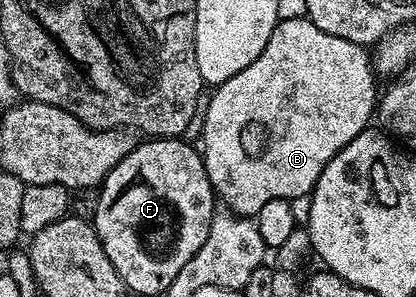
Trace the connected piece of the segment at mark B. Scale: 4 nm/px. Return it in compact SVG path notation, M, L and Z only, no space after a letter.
M307 16L298 17L297 19L285 19L284 21L279 20L275 25L269 43L265 43L265 51L261 51L258 59L253 63L249 63L249 67L245 67L245 71L237 71L237 75L233 75L233 79L218 85L212 92L215 94L212 97L210 94L206 98L205 108L201 113L203 119L201 156L205 163L205 171L209 175L211 185L215 188L218 200L222 204L224 201L227 204L224 206L230 212L238 213L240 217L254 218L255 214L261 211L261 207L265 207L265 203L269 203L269 199L281 199L282 197L288 199L296 199L295 197L306 198L314 189L321 171L325 171L329 159L333 159L333 155L337 155L337 151L341 151L353 139L357 139L357 135L361 135L364 129L372 124L377 113L375 81L377 82L377 74L373 64L373 57L364 46L353 43L349 39L341 39L337 35L329 35L325 31L321 31L321 27L313 24Z

